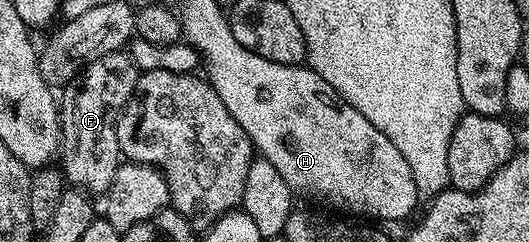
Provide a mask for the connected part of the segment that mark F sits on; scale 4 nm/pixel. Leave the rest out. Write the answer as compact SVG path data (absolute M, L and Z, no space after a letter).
M130 53L101 56L89 63L82 74L68 82L62 91L61 169L64 179L72 187L86 188L92 195L103 196L113 184L113 176L121 165L115 125L122 116L127 101L135 93L140 73L133 64Z

